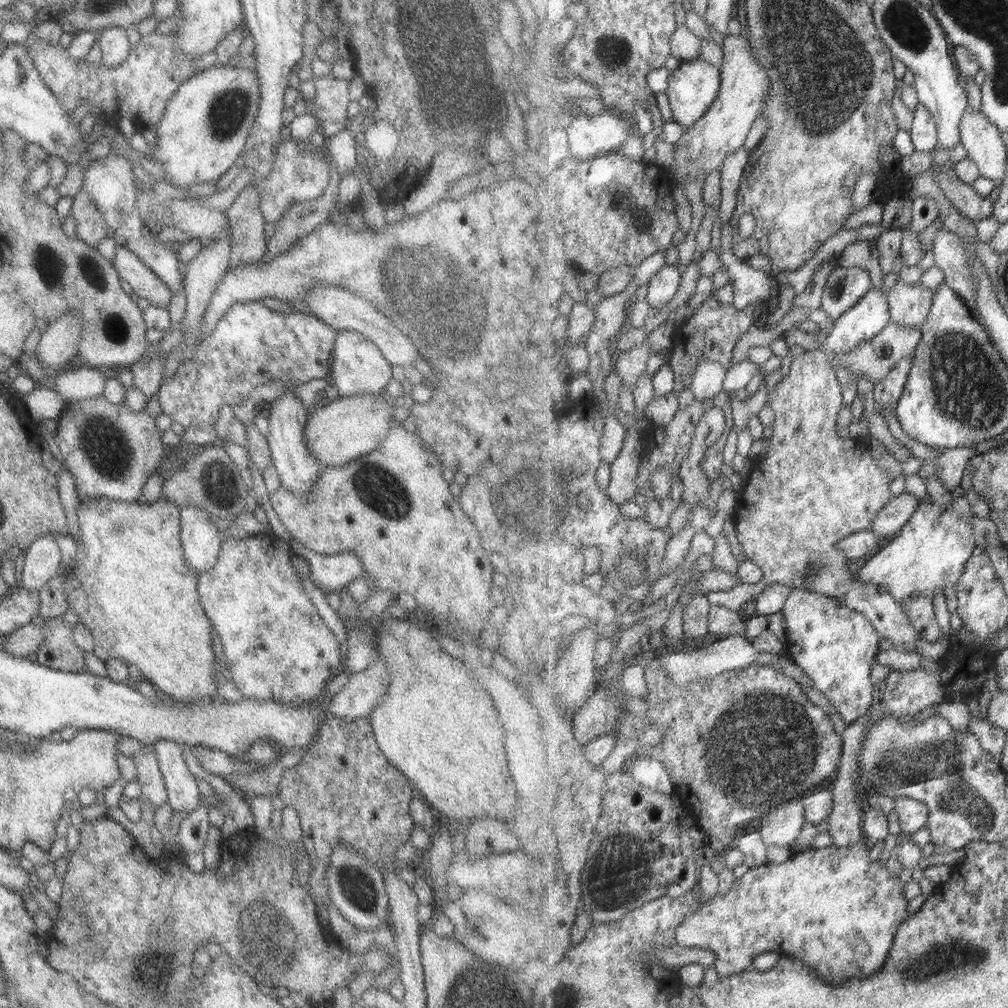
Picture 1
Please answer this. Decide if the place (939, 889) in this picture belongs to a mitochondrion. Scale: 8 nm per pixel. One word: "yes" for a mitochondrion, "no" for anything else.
no

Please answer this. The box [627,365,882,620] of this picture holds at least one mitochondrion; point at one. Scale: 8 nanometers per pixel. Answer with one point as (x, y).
(813, 568)

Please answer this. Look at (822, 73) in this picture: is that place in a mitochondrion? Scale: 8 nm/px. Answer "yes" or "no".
yes

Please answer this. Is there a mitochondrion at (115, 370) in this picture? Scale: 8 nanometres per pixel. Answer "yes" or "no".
no

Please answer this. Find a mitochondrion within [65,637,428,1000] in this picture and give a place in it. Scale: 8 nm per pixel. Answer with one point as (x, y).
(268, 937)

